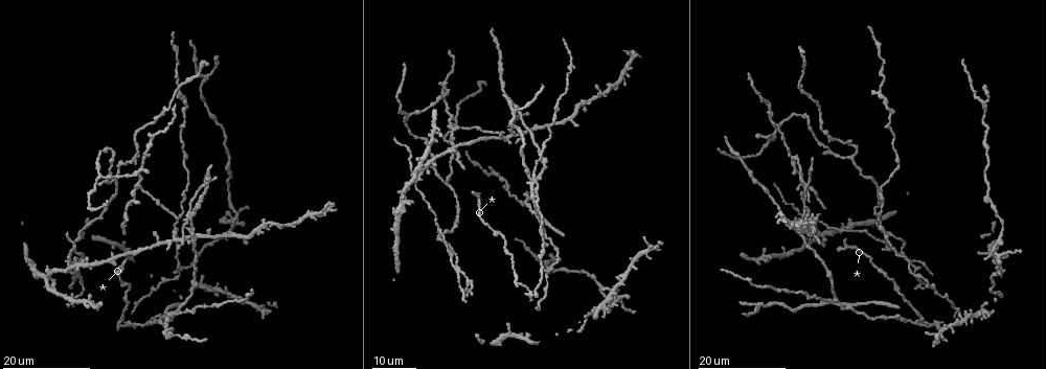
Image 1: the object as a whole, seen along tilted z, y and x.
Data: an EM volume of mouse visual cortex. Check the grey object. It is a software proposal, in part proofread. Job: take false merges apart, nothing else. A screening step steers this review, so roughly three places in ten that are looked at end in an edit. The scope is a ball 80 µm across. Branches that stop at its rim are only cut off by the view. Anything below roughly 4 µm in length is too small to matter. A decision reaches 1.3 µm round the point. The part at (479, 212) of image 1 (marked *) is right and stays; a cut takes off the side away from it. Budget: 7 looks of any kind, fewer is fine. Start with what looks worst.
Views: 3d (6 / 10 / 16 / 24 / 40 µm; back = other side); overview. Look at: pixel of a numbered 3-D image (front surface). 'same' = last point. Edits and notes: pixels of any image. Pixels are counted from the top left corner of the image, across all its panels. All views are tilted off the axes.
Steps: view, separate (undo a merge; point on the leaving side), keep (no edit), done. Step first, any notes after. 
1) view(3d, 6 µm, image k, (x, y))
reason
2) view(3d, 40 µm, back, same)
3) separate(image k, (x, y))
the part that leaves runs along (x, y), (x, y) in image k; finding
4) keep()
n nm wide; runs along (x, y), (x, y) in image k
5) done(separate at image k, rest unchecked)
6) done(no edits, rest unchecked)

view(3d, 24 µm, image 1, (850, 158))
three-way junction

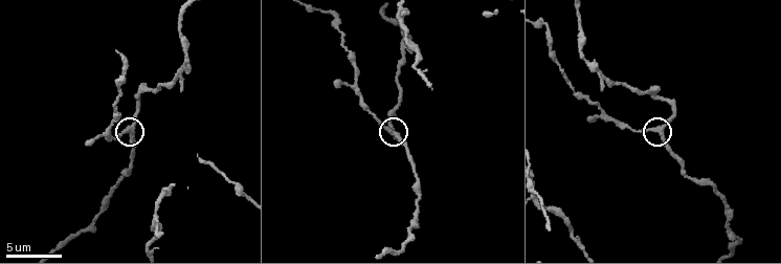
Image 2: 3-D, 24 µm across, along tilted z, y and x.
view(3d, 10 µm, image 2, (394, 132))

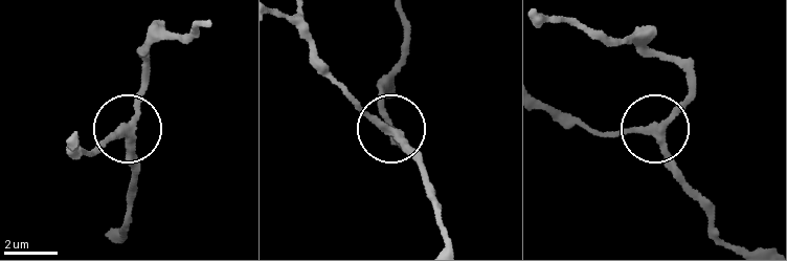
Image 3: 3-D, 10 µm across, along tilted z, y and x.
keep()
250 nm wide; one neuron here

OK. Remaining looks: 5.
view(3d, 24 µm, image 1, (452, 123))

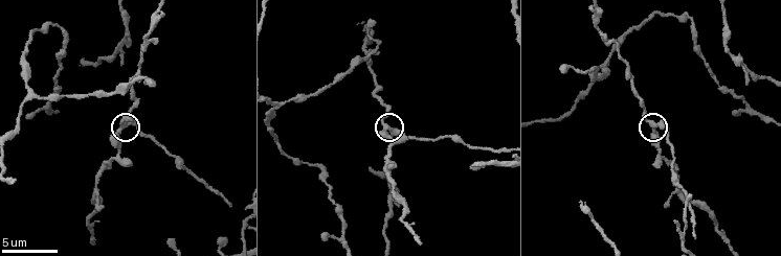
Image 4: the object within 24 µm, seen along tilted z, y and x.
view(3d, 10 µm, image 4, (385, 127))

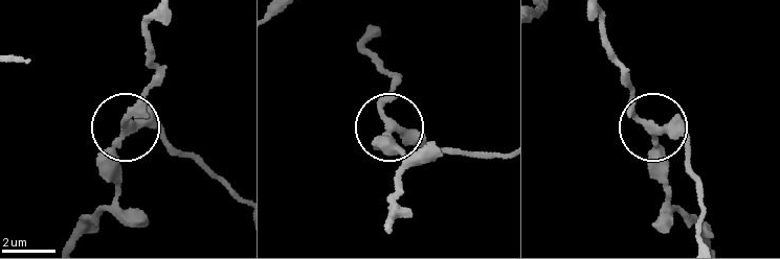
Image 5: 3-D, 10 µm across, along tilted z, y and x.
view(3d, 6 µm, image 5, (389, 123))
zoom in

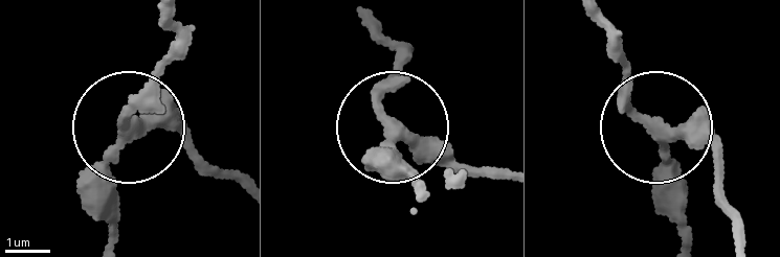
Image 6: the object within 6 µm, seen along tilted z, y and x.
keep()
runs along (242, 190), (188, 140), (140, 125), (107, 182), (107, 223) in image 6; continuous, no second neuron

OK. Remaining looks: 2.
view(3d, 24 µm, image 1, (532, 182))
looks like a crossing

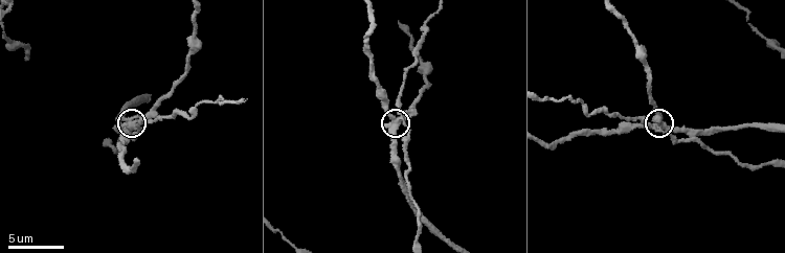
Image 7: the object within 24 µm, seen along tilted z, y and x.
view(3d, 10 µm, image 7, (395, 119))

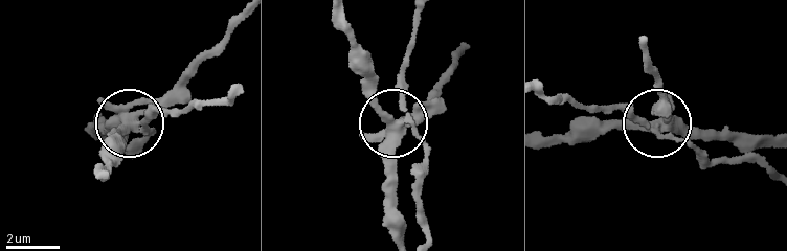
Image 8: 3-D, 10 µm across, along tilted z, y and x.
separate(image 8, (163, 97))
the part that leaves runs along (137, 124), (192, 61), (222, 38), (238, 12) in image 8; two neurons meet here

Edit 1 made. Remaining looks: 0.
done(separate at image 8, rest unchecked)

